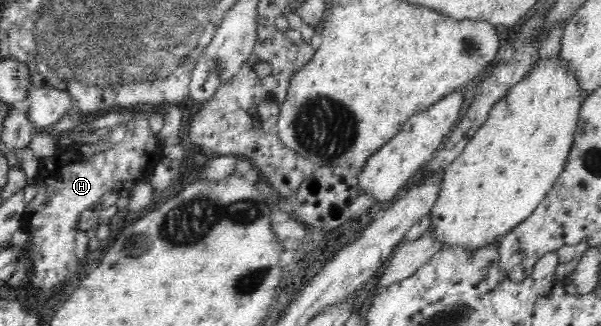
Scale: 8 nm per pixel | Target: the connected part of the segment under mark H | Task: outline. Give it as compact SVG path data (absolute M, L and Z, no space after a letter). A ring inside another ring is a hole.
M132 107L136 109L134 112L134 116L132 116L132 120L126 124L126 133L124 139L118 144L112 144L108 146L106 150L96 150L96 152L92 152L92 154L84 154L84 152L80 152L80 150L73 150L68 148L59 148L56 145L55 151L48 156L42 157L38 159L38 172L36 172L36 178L34 178L34 186L36 186L36 194L34 194L34 198L30 200L30 202L24 202L24 212L22 218L22 228L28 230L28 240L26 242L26 246L24 246L24 258L29 258L26 260L30 264L32 264L32 268L30 268L28 277L28 282L30 282L30 288L34 288L34 290L40 290L40 292L46 292L46 290L52 290L54 286L60 285L62 280L65 280L67 274L73 272L77 269L76 264L78 264L78 259L76 259L76 252L74 248L75 245L75 235L78 231L78 220L80 220L80 214L85 210L94 210L94 206L100 202L100 198L105 194L112 194L112 192L116 193L118 190L118 184L124 184L124 182L130 182L130 184L138 184L139 182L149 182L150 172L152 172L152 168L160 162L162 159L162 146L164 145L160 139L158 139L156 135L156 131L152 129L152 125L150 125L150 120L148 119L148 112L141 112L140 108Z

